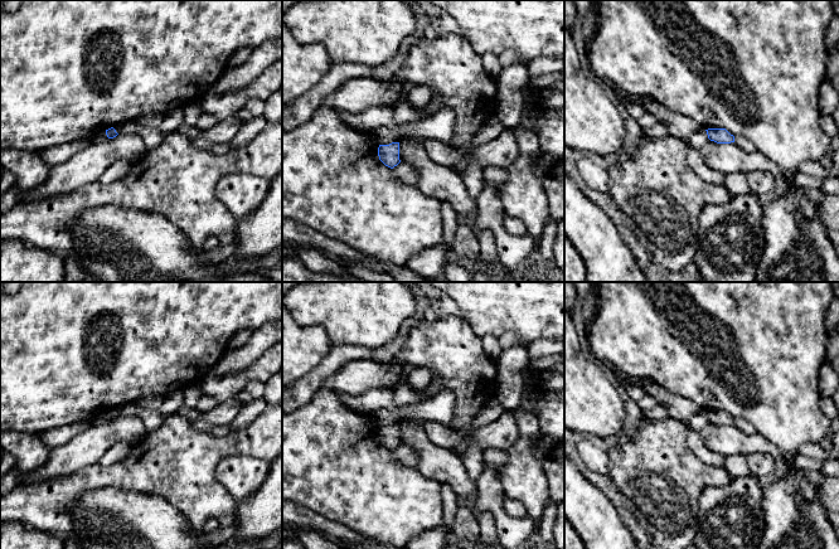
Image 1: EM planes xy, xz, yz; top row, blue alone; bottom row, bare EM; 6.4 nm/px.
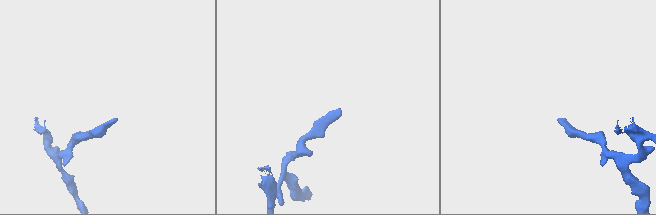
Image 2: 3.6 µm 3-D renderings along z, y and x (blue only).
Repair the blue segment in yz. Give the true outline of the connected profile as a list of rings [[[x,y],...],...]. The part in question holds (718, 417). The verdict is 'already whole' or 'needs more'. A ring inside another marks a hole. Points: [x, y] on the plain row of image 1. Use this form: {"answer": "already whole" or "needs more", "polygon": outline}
{"answer": "already whole", "polygon": [[[708,410],[705,412],[708,421],[717,426],[731,426],[734,424],[734,418],[731,417],[726,410]]]}

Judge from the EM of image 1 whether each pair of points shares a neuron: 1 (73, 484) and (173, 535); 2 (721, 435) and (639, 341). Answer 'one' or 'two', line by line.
1: two
2: two

